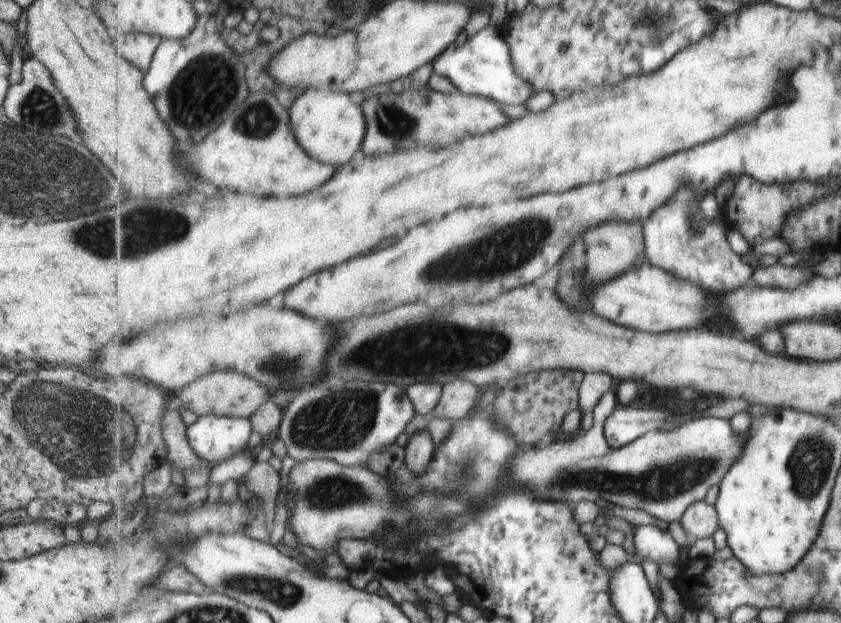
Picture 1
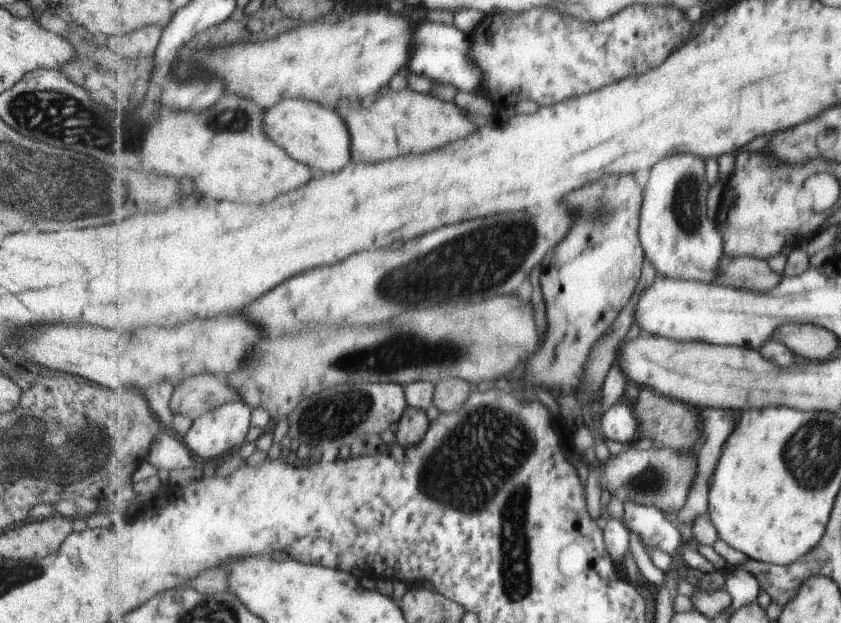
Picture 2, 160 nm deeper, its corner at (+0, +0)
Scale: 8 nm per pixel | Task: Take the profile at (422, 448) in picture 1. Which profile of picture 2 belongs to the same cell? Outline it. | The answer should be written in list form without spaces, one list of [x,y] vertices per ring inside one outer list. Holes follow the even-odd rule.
[[[409,405],[399,422],[399,431],[393,437],[402,446],[411,447],[420,444],[428,434],[431,420],[426,411]]]

